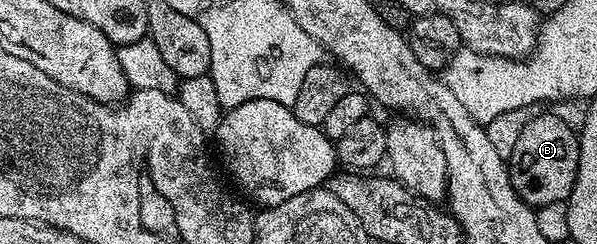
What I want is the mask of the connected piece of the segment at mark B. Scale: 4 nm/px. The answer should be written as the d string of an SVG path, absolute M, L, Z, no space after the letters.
M553 114L530 117L523 132L519 132L519 140L515 140L515 148L507 155L509 179L515 192L534 208L565 202L577 179L580 147L578 131L563 119Z

